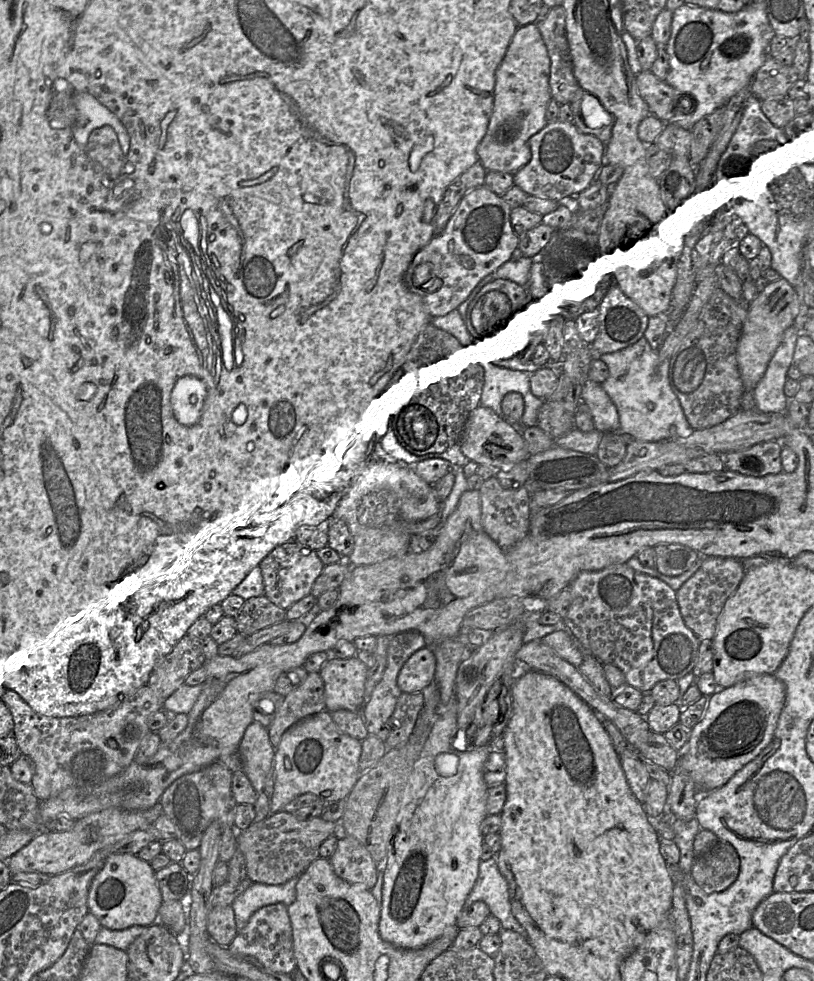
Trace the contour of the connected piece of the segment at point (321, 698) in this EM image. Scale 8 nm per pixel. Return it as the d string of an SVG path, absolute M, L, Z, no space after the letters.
M319 672L308 673L305 681L284 697L268 732L274 748L283 734L299 721L326 710L325 690Z

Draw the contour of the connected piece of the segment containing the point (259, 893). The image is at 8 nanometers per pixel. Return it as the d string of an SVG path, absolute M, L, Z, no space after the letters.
M296 876L280 885L252 882L231 904L235 913L237 931L241 931L250 917L263 906L276 903L283 903L286 906L292 904L296 899L299 877Z

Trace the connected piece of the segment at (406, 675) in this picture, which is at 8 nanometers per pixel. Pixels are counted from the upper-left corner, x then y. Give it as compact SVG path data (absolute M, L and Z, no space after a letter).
M430 646L417 650L401 668L397 683L404 693L422 692L434 682L436 657Z

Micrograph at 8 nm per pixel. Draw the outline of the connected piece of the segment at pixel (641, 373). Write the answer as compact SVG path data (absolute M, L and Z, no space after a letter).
M644 337L624 346L592 349L592 354L600 357L607 365L607 372L600 378L599 383L616 406L620 432L629 434L632 439L646 442L686 437L692 433L694 429L689 425L681 404L669 383L670 359L661 360L658 351L653 349Z

